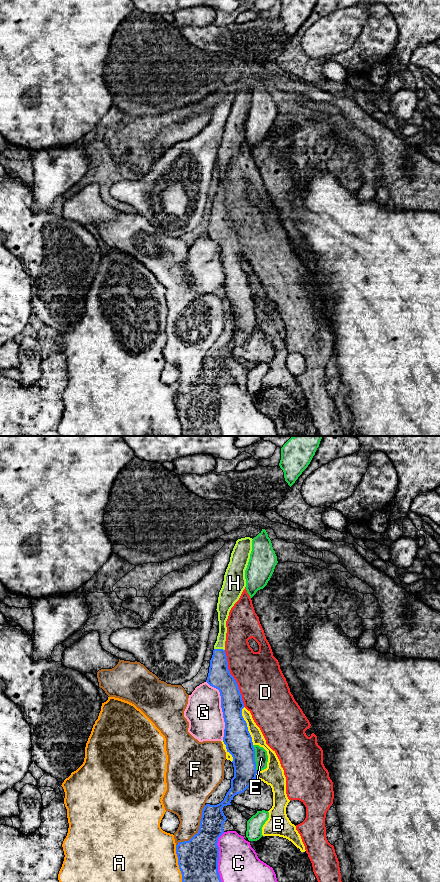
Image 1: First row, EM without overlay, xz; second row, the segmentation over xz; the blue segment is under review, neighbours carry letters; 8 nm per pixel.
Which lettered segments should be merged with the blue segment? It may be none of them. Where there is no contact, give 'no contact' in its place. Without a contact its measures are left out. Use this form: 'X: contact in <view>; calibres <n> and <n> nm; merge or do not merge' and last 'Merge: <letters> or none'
A: contact in xz; calibres 320 and 500 nm; do not merge
B: contact in xz; calibres 220 and 100 nm; do not merge
C: contact in xz; calibres 320 and 360 nm; do not merge
D: contact in xz; calibres 190 and 380 nm; do not merge
E: contact in xz; calibres 220 and 110 nm; do not merge
F: contact in xz; calibres 320 and 280 nm; do not merge
G: contact in xz; calibres 200 and 280 nm; do not merge
H: contact in xz; calibres 190 and 80 nm; merge
Merge: H

